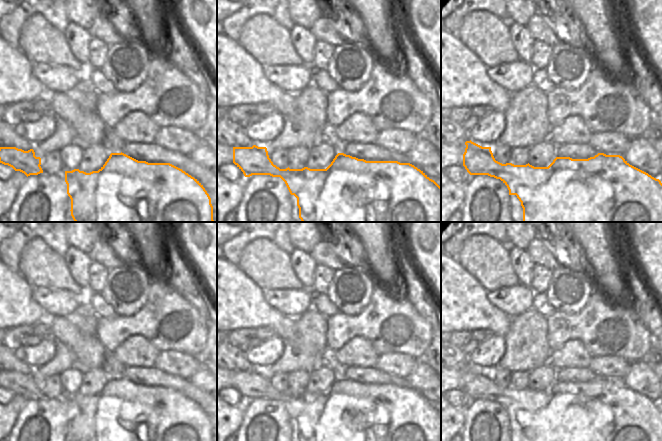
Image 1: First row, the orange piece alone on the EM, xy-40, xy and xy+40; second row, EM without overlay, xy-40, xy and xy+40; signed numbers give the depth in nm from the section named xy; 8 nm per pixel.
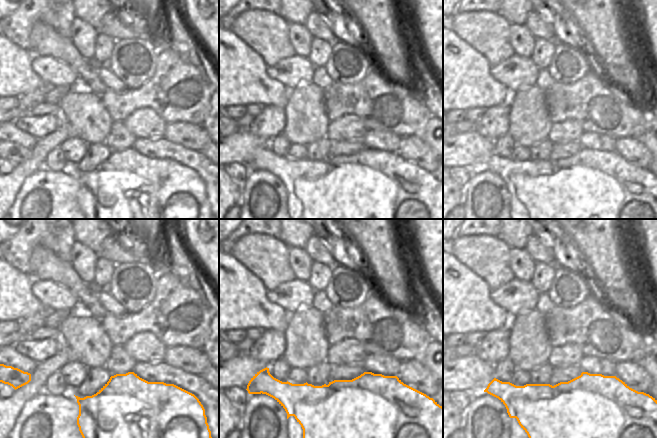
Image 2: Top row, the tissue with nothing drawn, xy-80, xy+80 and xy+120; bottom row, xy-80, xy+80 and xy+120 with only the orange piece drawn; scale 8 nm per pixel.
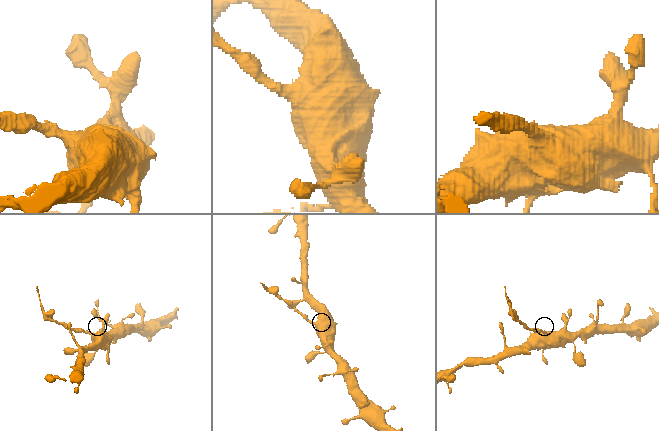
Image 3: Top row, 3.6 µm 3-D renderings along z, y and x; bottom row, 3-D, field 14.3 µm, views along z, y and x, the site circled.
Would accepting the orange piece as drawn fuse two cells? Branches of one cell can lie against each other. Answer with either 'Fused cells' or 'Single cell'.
Fused cells

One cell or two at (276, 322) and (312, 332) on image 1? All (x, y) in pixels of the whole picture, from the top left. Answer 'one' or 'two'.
two

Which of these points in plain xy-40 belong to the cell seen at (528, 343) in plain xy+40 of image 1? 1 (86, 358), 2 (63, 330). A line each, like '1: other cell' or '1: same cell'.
1: other cell
2: other cell

